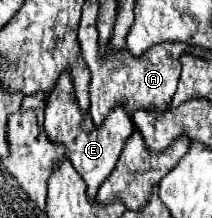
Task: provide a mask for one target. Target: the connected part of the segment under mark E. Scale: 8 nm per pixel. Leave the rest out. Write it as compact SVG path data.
M67 72L61 74L61 78L57 80L57 86L53 88L53 92L49 96L49 104L45 110L45 132L47 132L47 138L55 146L59 146L59 144L65 146L69 162L73 164L73 168L81 174L81 178L87 184L87 198L89 200L95 200L99 186L113 172L113 166L117 164L117 158L125 146L125 138L129 138L129 134L133 134L133 128L135 128L133 122L129 120L129 116L121 108L115 108L107 116L101 130L95 128L89 114L83 114L73 98L73 86L71 86L69 74Z

